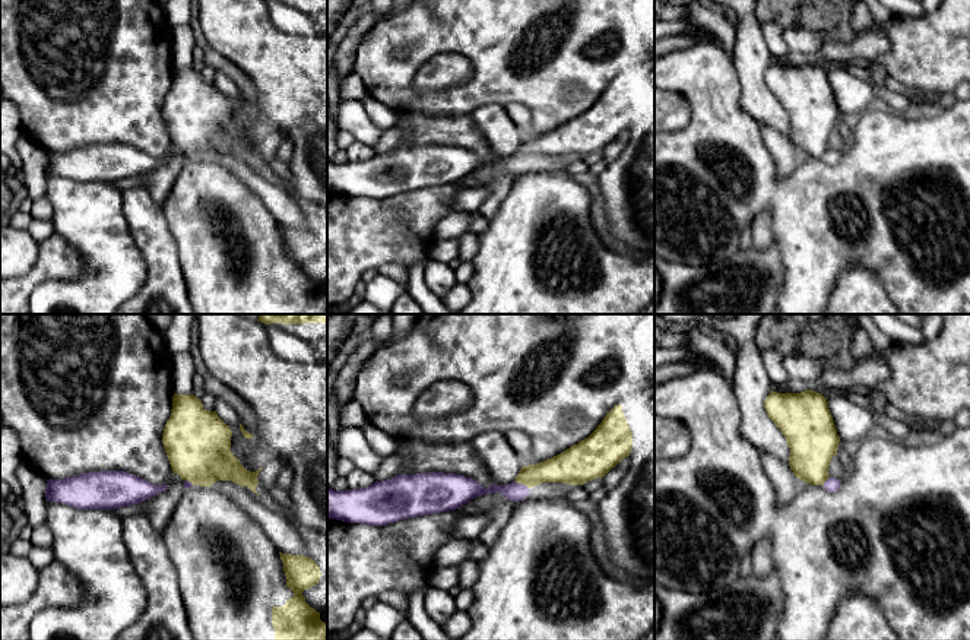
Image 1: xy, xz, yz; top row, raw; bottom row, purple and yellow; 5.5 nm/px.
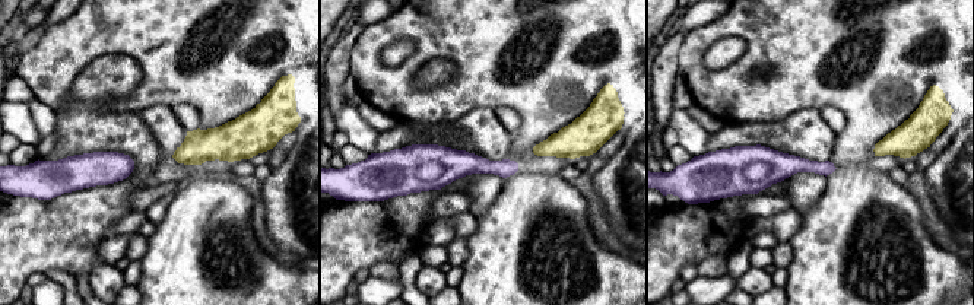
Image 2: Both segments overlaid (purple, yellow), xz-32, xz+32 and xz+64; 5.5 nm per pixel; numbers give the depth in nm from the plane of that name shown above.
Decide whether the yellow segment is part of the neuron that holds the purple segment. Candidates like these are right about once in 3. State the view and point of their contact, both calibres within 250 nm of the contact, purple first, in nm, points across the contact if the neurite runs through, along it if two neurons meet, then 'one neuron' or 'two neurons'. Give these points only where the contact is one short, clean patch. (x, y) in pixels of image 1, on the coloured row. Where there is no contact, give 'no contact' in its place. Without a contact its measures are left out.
meets purple in xz at (522, 484); 110 nm thick on the purple side, 160 nm on the other; border along xz (514, 481), (528, 488); two neurons

